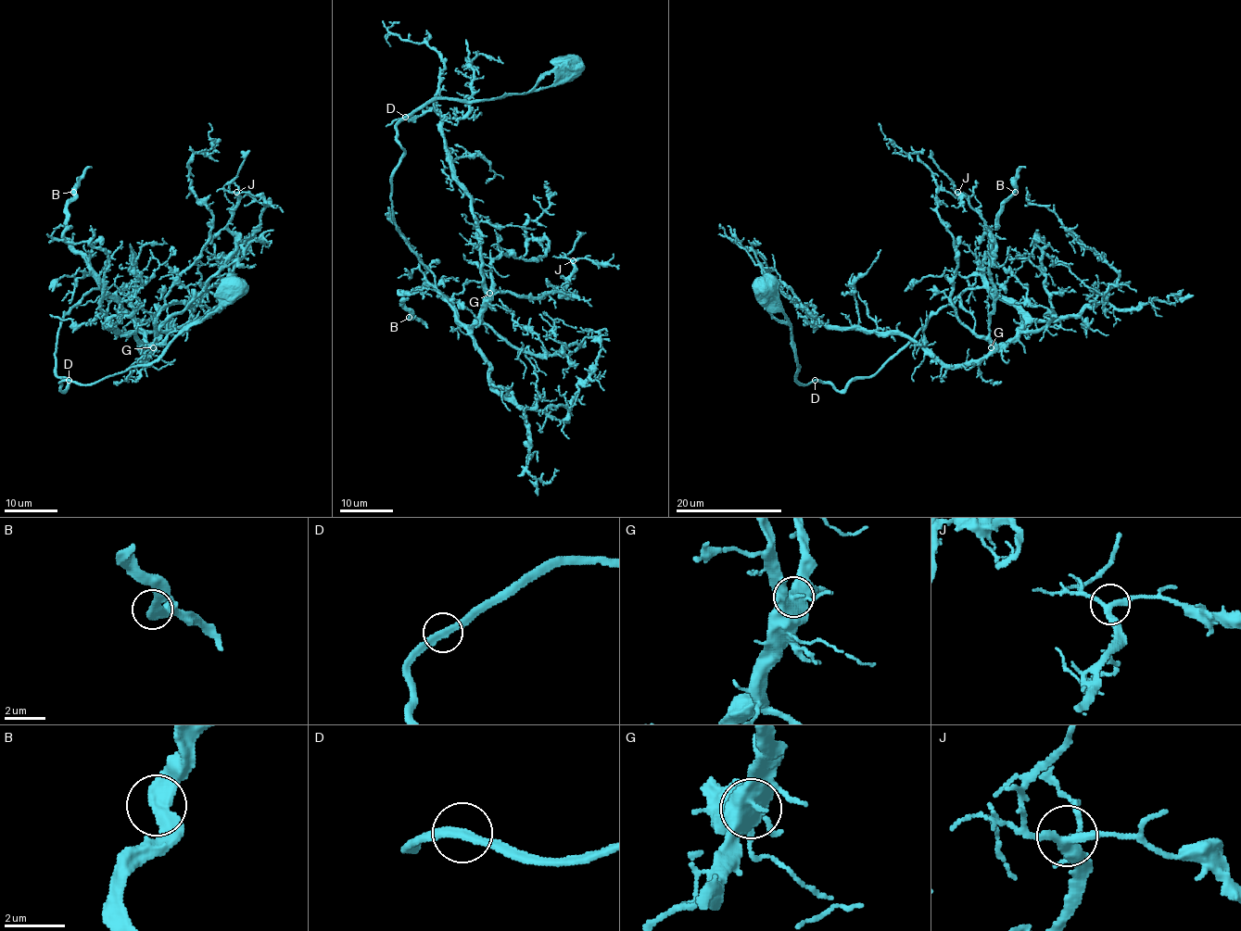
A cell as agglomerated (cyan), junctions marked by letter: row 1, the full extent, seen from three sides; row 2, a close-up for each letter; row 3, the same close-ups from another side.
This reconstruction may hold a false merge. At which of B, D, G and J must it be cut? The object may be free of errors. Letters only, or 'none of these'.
none of these

